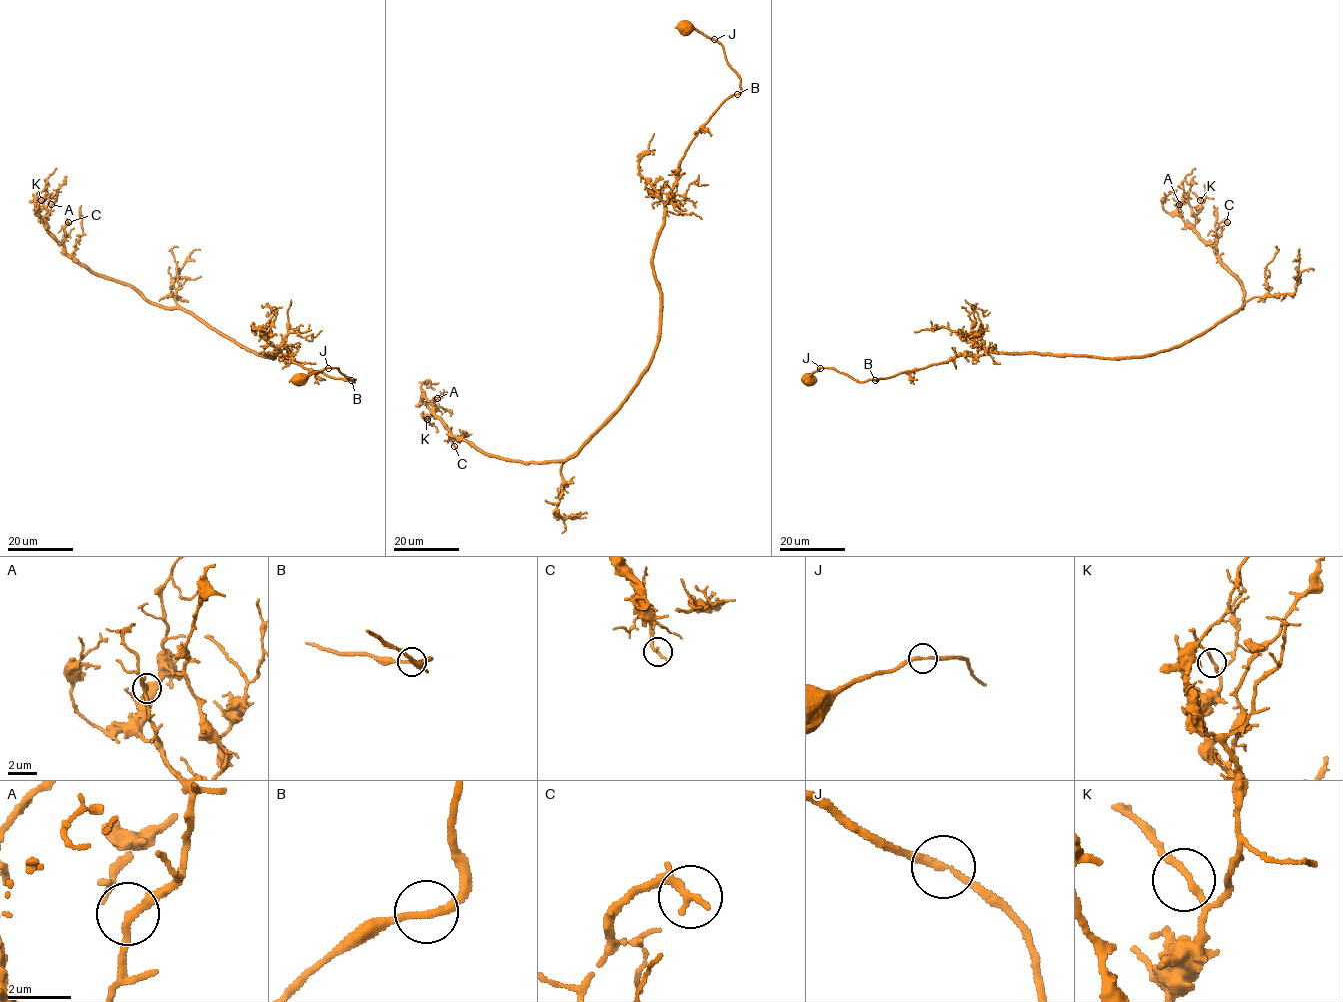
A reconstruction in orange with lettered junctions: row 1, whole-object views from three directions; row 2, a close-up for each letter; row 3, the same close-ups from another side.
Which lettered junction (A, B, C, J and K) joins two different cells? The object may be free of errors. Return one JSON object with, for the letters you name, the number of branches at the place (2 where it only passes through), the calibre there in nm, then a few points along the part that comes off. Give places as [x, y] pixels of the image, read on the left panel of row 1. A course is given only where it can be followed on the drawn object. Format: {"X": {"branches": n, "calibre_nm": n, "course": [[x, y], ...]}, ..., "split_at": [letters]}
{"split_at": []}

